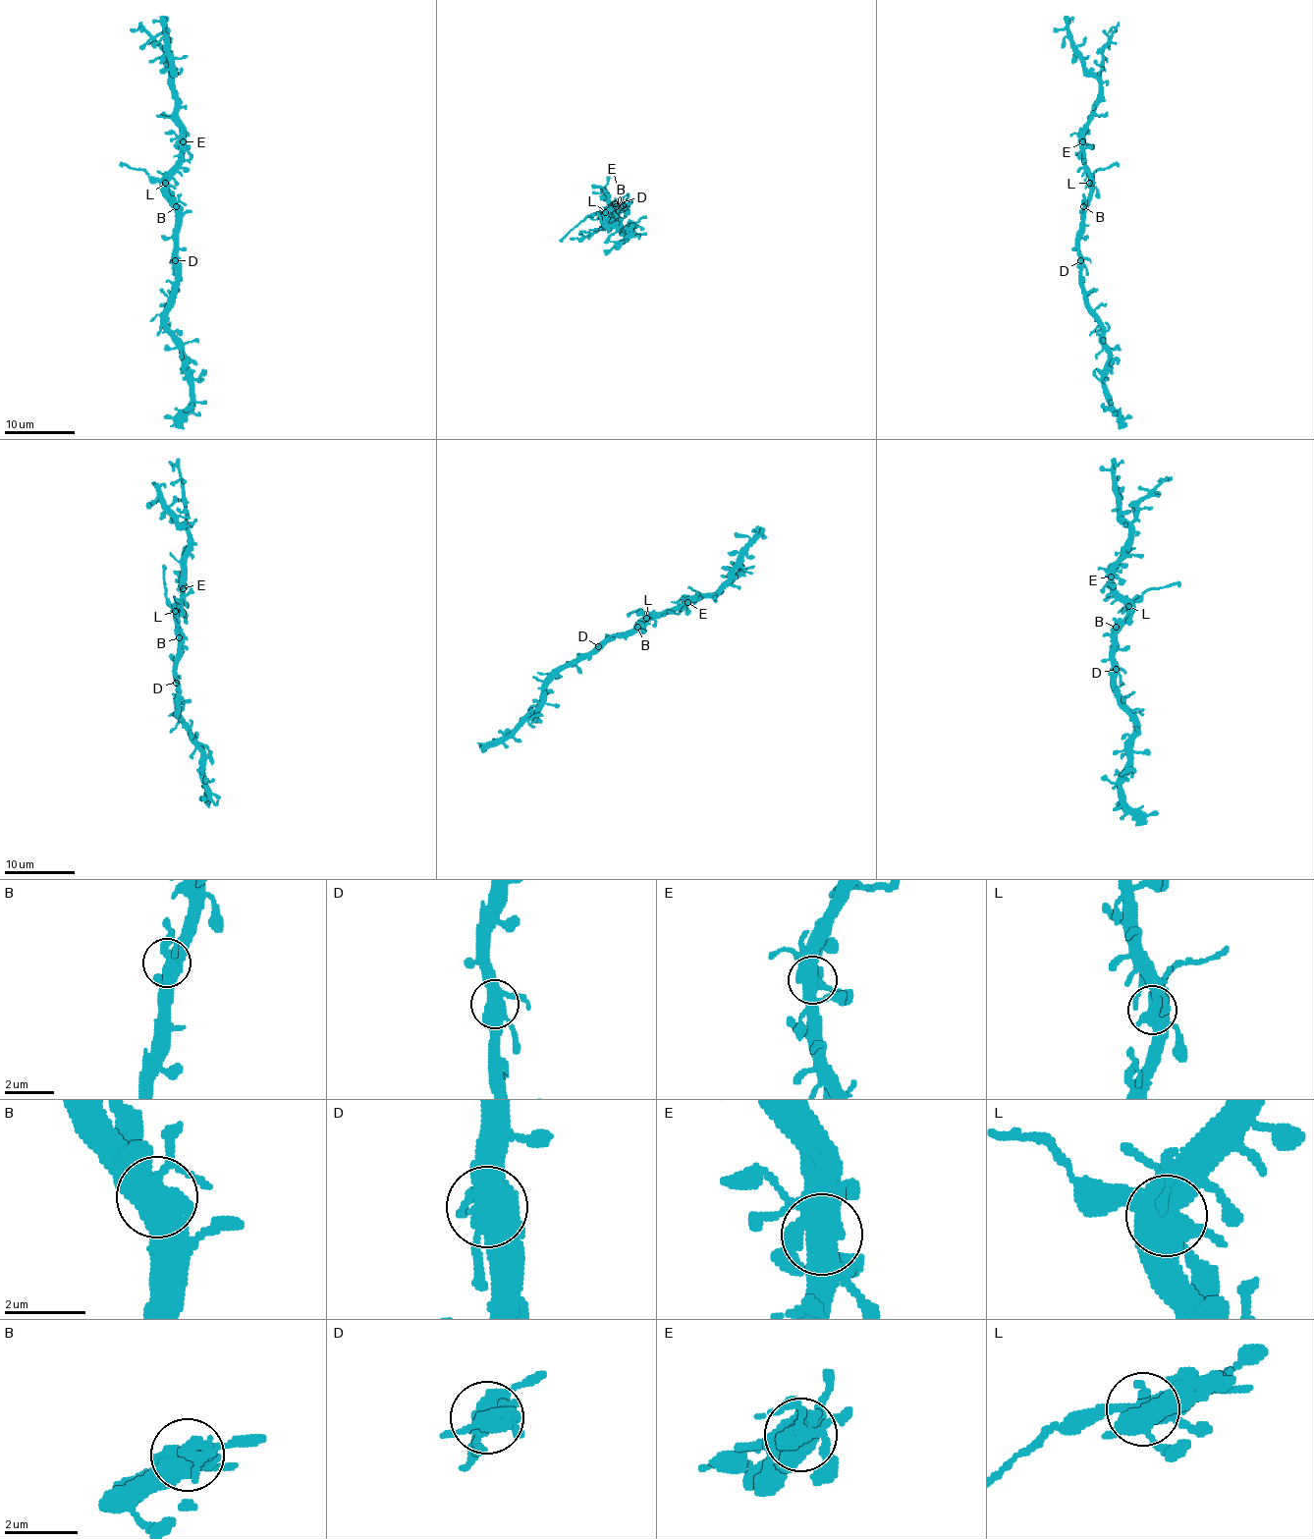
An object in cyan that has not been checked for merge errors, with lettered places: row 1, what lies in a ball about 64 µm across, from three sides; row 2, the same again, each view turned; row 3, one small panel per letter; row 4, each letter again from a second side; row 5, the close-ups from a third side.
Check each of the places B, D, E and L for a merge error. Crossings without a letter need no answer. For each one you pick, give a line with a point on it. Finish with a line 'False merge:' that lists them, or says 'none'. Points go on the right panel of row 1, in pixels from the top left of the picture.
L: (1089, 183)
False merge: L

